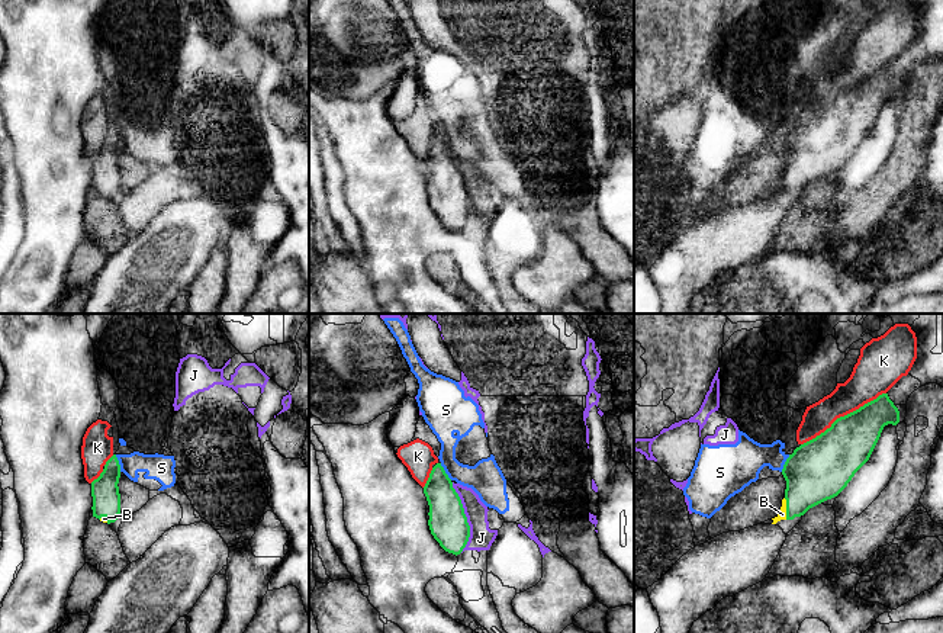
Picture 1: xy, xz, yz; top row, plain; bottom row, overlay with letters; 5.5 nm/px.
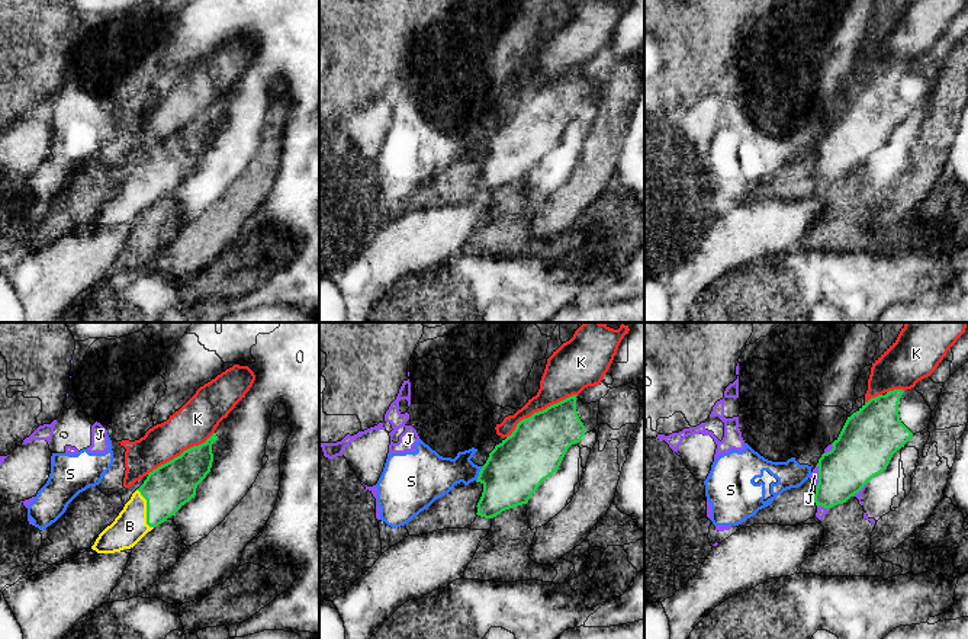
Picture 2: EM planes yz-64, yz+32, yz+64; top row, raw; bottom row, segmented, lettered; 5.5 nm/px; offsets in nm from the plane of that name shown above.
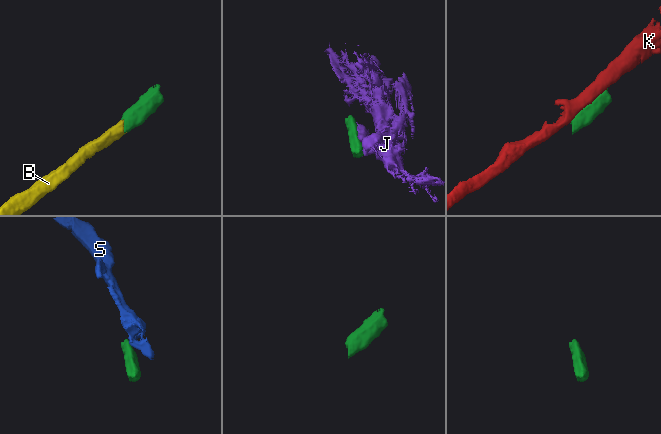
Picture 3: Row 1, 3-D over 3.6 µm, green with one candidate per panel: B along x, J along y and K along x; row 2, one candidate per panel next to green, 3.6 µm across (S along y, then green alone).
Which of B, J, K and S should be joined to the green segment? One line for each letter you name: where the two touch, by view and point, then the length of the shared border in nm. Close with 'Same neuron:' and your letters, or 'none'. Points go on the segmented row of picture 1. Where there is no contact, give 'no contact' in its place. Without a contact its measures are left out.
B: yz (787, 508) | 120 nm
Same neuron: B

